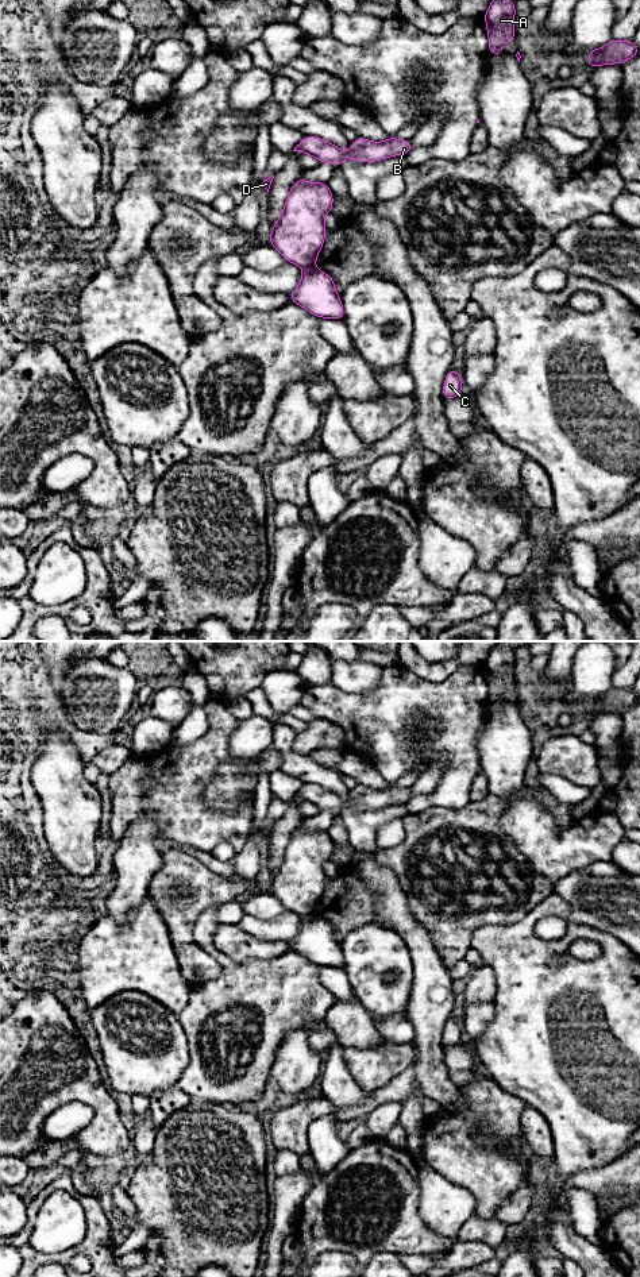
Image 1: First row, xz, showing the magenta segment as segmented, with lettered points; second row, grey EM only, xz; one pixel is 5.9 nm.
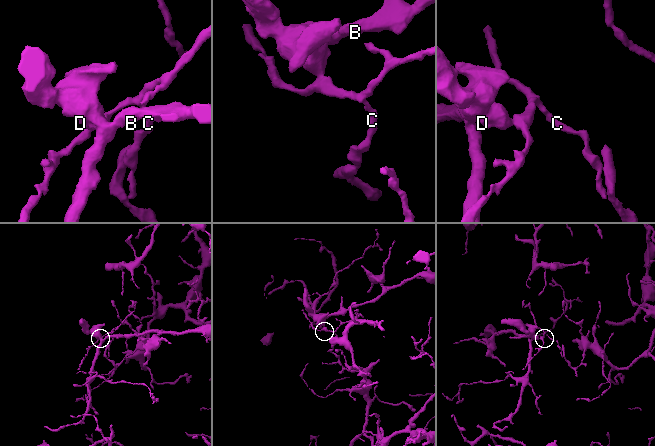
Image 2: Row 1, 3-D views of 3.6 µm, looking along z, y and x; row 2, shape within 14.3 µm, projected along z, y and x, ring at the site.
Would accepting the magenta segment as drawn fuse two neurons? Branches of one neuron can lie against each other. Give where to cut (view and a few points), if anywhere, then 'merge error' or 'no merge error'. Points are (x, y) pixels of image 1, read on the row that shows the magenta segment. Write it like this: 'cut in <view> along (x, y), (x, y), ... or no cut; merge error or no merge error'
cut in xz along (313, 266), (304, 270); merge error

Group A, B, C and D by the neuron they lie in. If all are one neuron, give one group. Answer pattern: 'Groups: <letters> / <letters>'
Groups: A B D / C

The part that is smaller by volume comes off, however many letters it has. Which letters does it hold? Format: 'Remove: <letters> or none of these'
Remove: C

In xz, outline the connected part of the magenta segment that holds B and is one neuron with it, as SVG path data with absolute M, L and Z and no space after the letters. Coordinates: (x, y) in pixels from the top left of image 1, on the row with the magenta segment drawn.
M304 136L293 151L309 154L320 163L331 162L339 167L347 158L358 162L378 162L394 155L408 155L412 150L410 139L401 140L394 136L389 136L385 142L358 138L351 142L350 151L343 151L336 144L317 136Z

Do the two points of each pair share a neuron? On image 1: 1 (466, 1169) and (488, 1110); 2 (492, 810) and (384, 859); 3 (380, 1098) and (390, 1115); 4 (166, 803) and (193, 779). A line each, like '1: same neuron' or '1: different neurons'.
1: same neuron
2: same neuron
3: different neurons
4: same neuron

